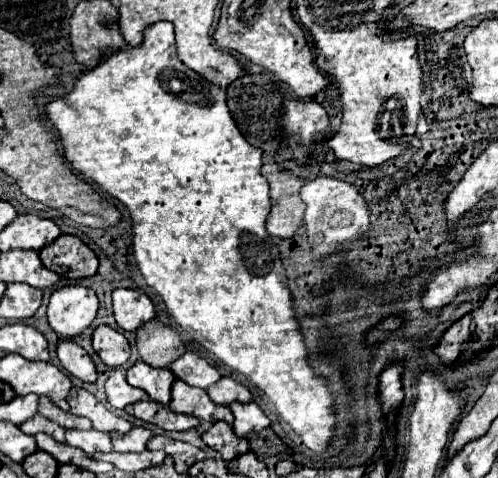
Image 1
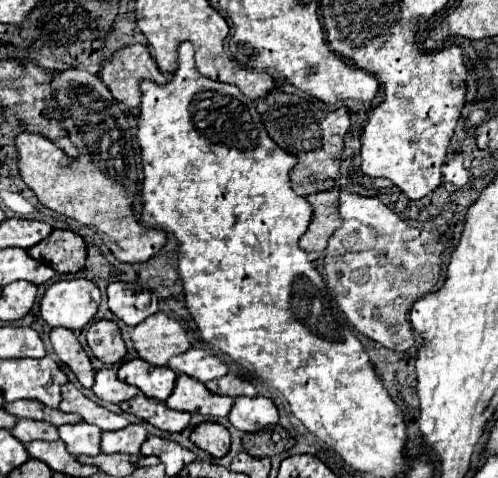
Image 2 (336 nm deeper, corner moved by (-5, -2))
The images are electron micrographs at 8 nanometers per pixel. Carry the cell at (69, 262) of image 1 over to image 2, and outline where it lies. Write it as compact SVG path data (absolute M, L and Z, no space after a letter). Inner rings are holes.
M53 230L51 236L31 246L27 254L49 264L59 274L75 274L85 266L87 246L83 238L71 230Z

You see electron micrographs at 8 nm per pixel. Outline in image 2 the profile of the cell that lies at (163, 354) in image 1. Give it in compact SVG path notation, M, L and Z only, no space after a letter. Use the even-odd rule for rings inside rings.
M155 312L131 332L131 340L139 358L149 364L165 366L169 358L189 350L189 340L183 326L163 312Z

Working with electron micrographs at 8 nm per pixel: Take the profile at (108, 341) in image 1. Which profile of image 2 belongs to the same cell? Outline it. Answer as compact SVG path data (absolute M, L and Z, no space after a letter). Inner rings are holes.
M99 320L87 330L87 344L95 358L105 364L115 364L125 356L125 342L121 330L113 320Z

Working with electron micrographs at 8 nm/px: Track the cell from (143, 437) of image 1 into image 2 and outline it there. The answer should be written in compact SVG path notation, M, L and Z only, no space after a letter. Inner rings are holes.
M129 424L119 432L103 432L101 434L101 452L103 454L139 454L141 444L147 438L147 428L143 424Z

